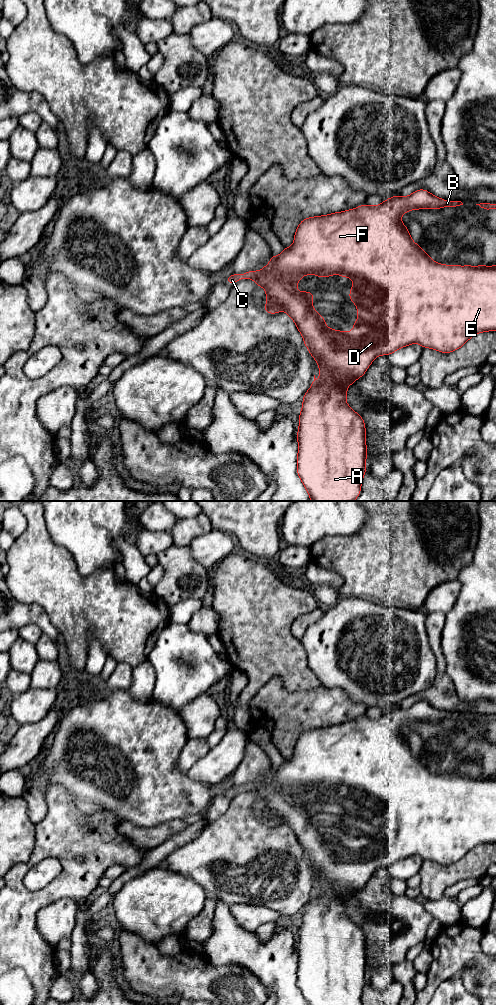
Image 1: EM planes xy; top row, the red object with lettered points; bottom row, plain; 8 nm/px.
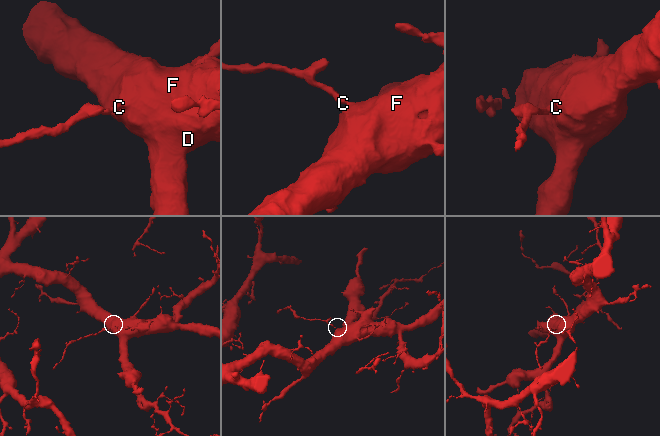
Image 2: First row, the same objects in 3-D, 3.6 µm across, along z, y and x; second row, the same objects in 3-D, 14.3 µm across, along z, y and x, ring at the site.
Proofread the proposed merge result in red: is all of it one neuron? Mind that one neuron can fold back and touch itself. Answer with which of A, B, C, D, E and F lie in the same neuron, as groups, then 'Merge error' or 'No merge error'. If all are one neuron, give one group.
Groups: A B C D E F. No merge error

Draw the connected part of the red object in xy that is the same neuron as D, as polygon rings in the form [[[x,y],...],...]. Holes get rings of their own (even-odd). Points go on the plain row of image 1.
[[[419,701],[411,707],[404,709],[401,707],[393,708],[383,713],[379,718],[369,718],[366,715],[347,723],[331,725],[324,728],[315,728],[302,732],[296,741],[293,757],[289,760],[285,759],[279,768],[272,767],[270,774],[259,783],[248,783],[241,787],[234,786],[228,789],[225,793],[228,796],[236,795],[241,791],[253,791],[257,798],[263,799],[266,802],[266,811],[268,815],[263,818],[263,821],[270,825],[276,826],[279,823],[285,823],[296,836],[300,846],[303,849],[304,856],[308,860],[311,869],[316,871],[316,875],[320,880],[320,891],[317,893],[314,887],[314,893],[310,901],[303,908],[302,922],[299,926],[299,941],[297,945],[298,967],[297,967],[297,986],[301,991],[308,1005],[360,1005],[361,996],[366,985],[365,973],[368,968],[366,960],[366,941],[363,930],[353,923],[346,915],[347,899],[353,896],[359,889],[362,889],[370,876],[379,867],[389,868],[396,862],[414,855],[420,856],[424,860],[432,860],[441,865],[450,865],[461,860],[471,849],[480,844],[496,843],[496,778],[469,778],[463,779],[459,777],[442,777],[434,774],[427,765],[410,749],[407,739],[401,734],[401,728],[409,722],[418,722],[429,719],[431,722],[440,721],[442,719],[451,718],[457,720],[463,717],[461,713],[448,713],[435,709],[425,701]],[[314,786],[319,790],[329,789],[338,786],[342,789],[352,790],[353,797],[349,805],[349,811],[357,819],[357,827],[359,832],[354,832],[354,842],[348,845],[340,842],[332,842],[327,839],[324,834],[327,832],[318,826],[312,817],[314,806],[309,803],[299,804],[296,802],[298,793],[304,788]]]

